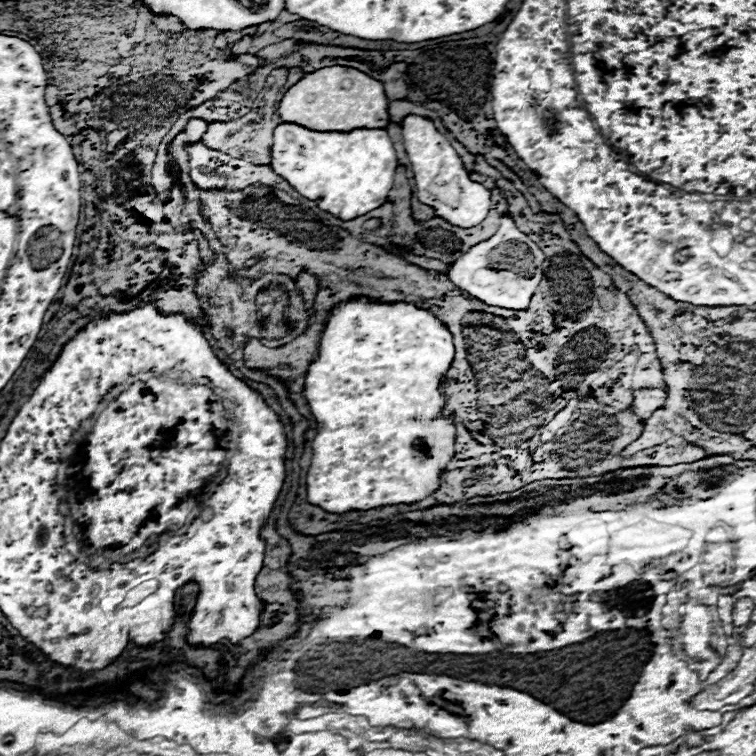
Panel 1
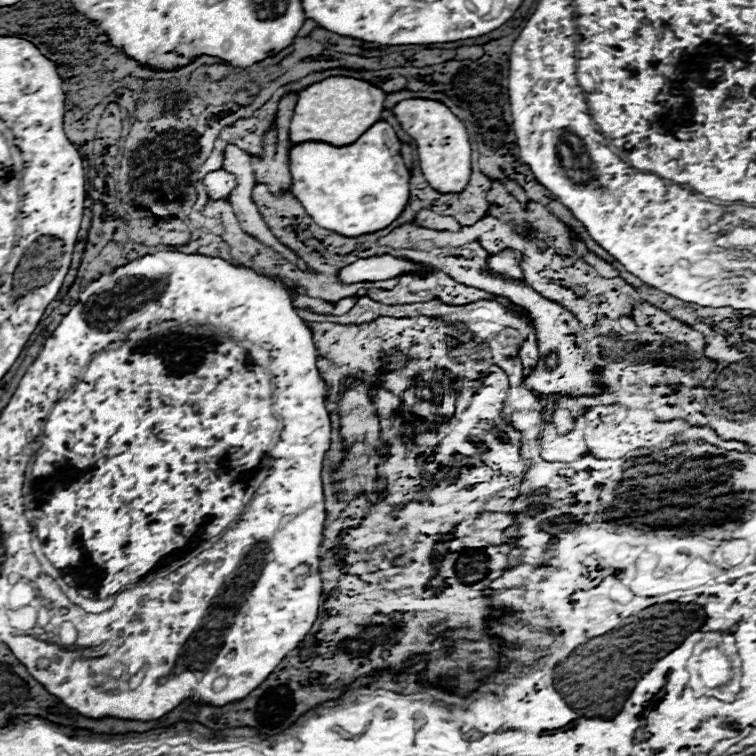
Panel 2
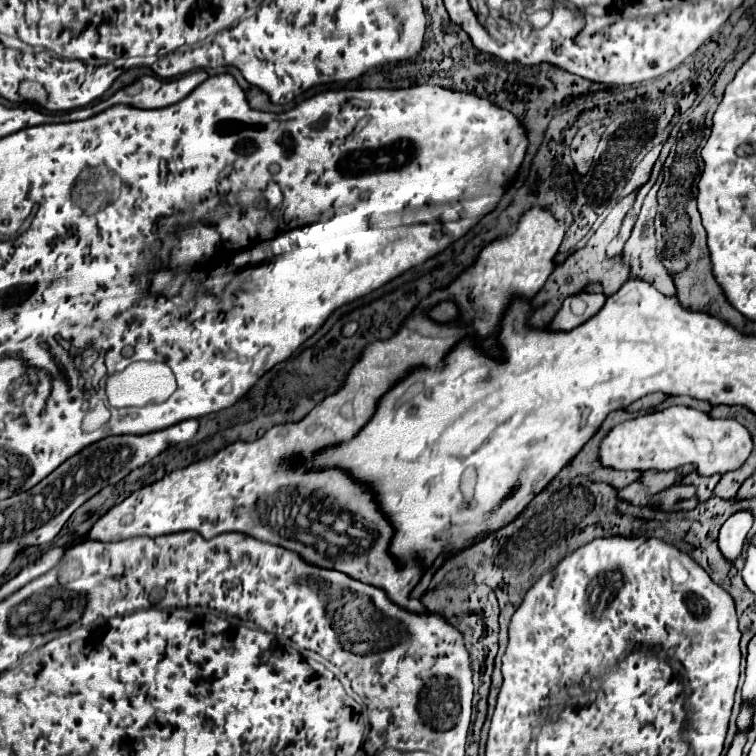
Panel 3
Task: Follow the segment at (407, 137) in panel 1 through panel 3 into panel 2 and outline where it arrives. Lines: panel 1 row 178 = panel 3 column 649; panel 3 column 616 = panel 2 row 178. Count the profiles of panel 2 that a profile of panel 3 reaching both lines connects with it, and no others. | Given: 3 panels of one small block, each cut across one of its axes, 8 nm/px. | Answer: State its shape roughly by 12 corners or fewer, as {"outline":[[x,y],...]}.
{"outline":[[436,100],[392,112],[418,146],[426,182],[458,194],[470,180],[464,124]]}

